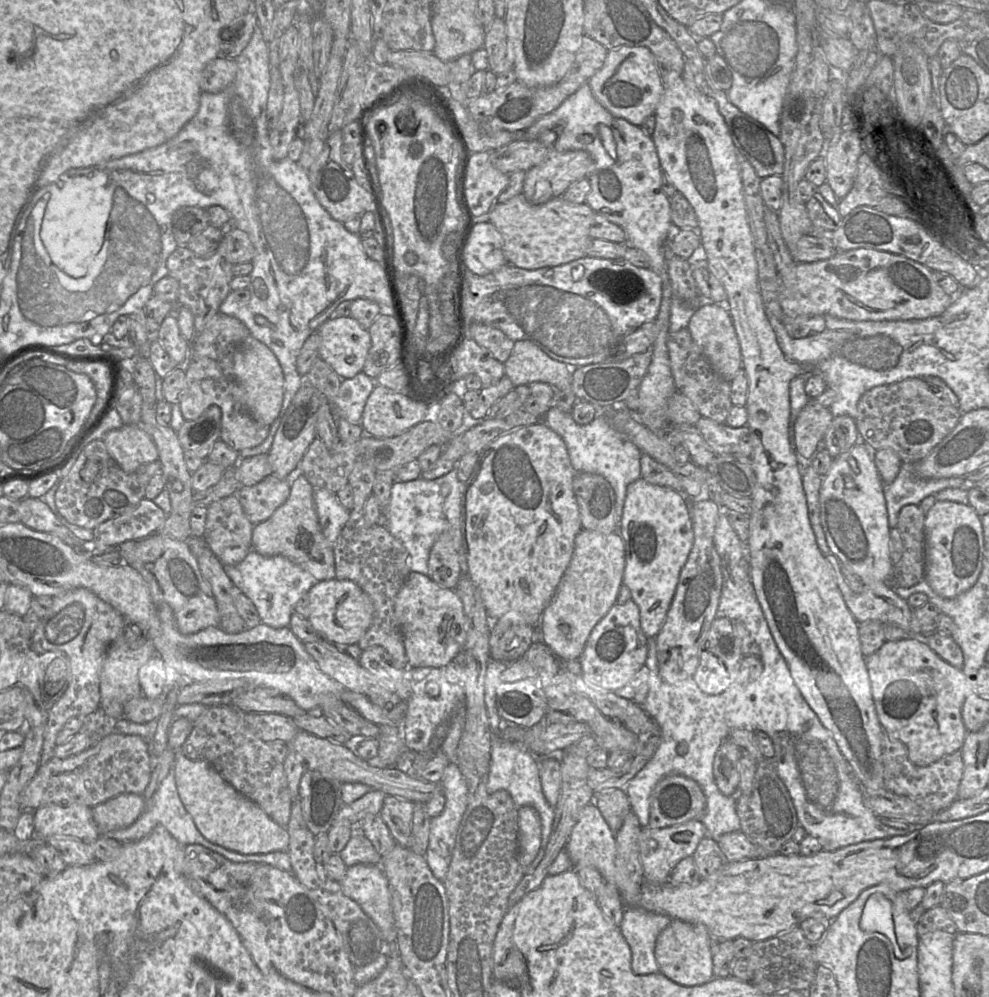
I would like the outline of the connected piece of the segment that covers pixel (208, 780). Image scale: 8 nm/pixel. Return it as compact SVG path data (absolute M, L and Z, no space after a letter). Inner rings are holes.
M177 752L174 776L181 802L207 840L242 854L287 852L289 834L286 827L274 822L260 806L239 793L210 763Z

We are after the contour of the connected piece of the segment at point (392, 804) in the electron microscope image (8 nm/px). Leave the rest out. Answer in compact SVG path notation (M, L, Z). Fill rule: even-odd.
M386 795L379 815L390 829L397 844L411 847L414 803L394 795Z

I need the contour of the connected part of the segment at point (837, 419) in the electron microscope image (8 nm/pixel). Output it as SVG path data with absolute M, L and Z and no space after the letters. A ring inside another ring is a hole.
M847 415L833 416L823 440L825 449L833 458L847 452L860 441L856 420Z

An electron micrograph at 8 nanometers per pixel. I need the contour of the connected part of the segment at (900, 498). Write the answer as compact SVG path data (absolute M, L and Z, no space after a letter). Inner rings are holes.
M902 462L896 478L891 483L884 484L890 528L896 528L902 507L908 504L918 505L925 497L946 488L960 488L958 485L965 481L968 481L967 477L919 478L915 473L915 463Z

